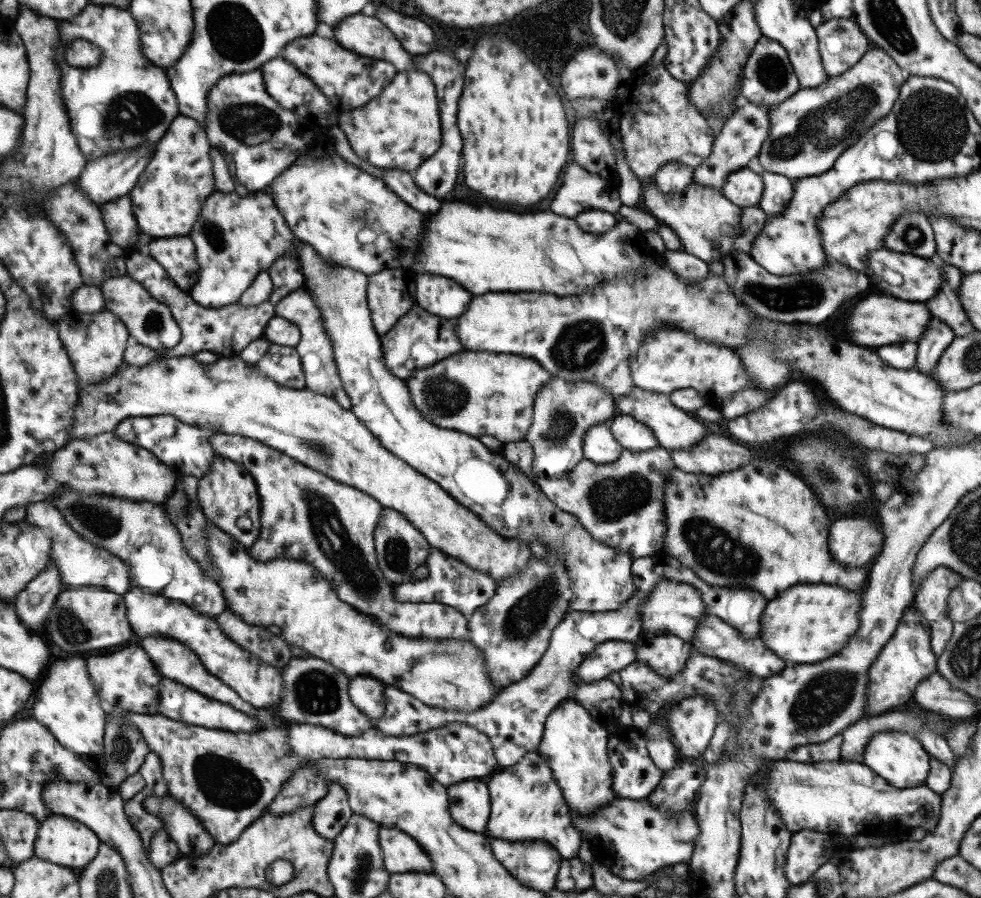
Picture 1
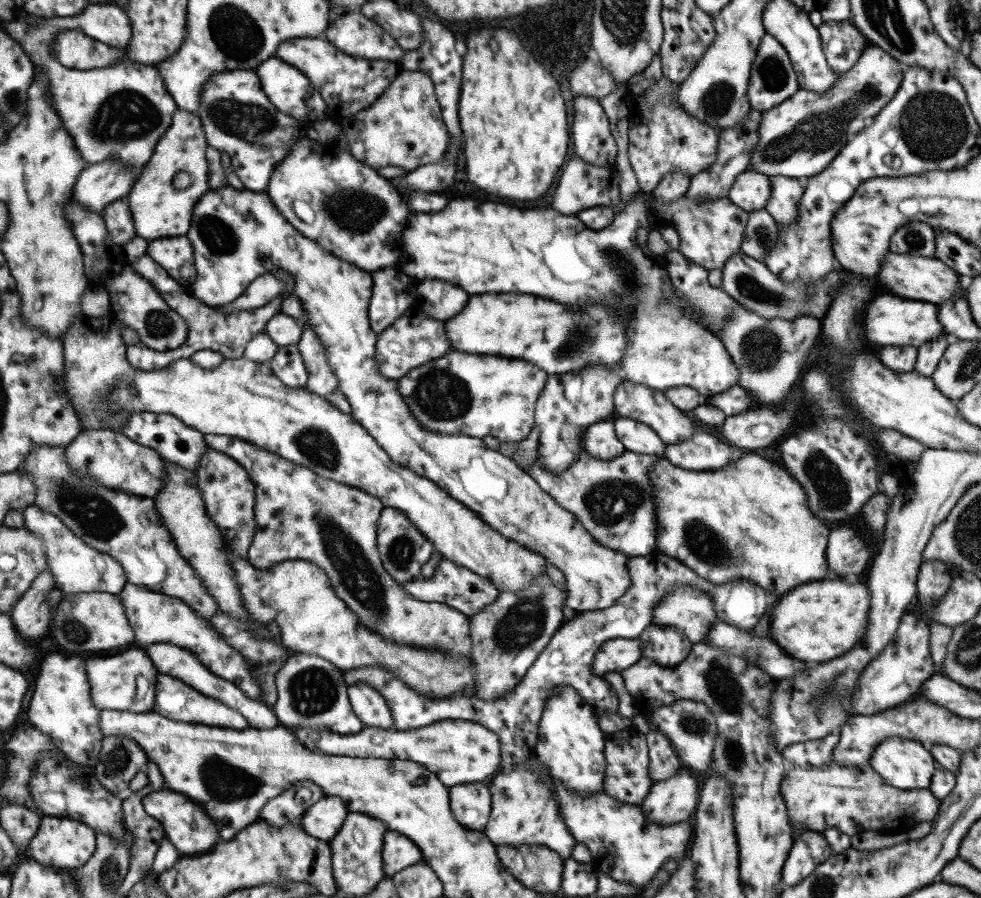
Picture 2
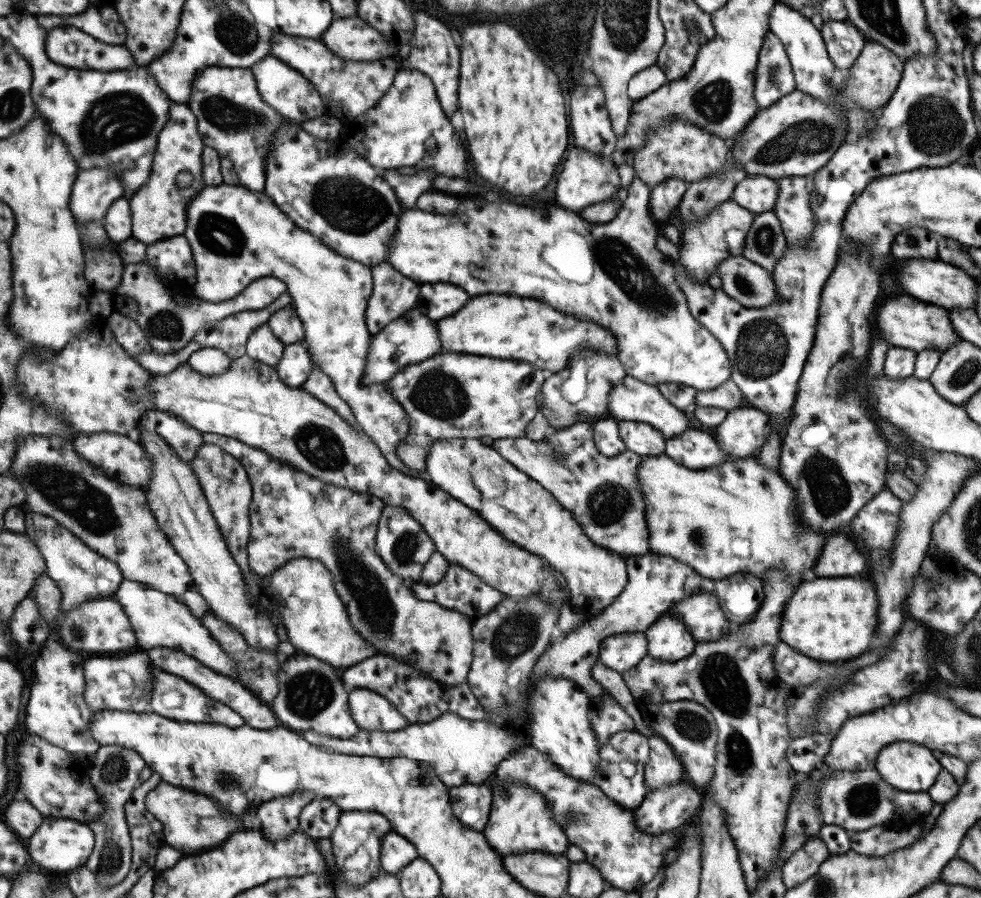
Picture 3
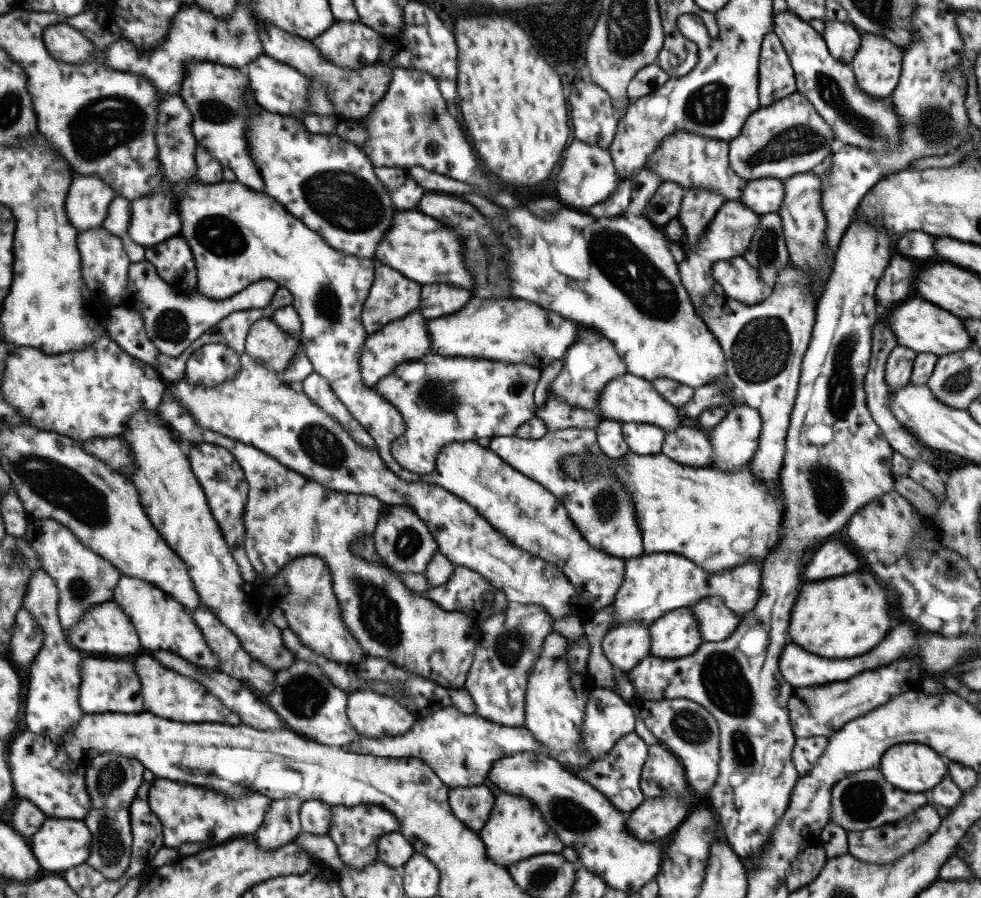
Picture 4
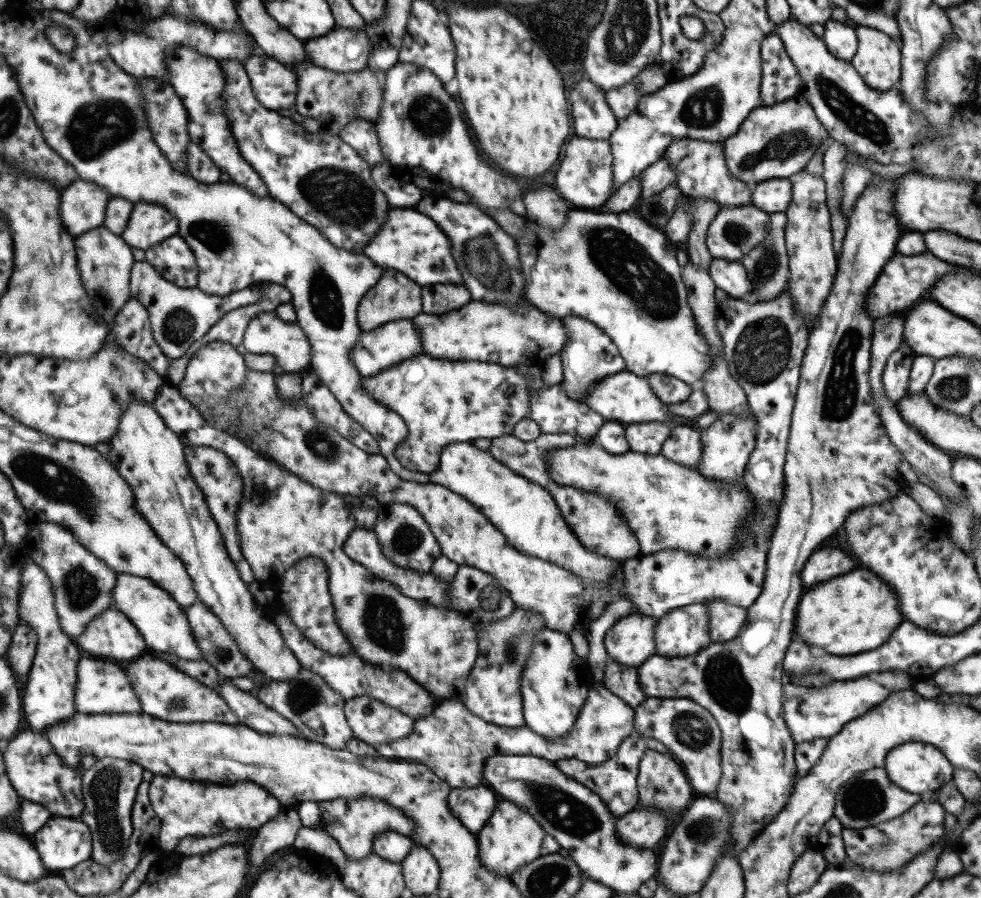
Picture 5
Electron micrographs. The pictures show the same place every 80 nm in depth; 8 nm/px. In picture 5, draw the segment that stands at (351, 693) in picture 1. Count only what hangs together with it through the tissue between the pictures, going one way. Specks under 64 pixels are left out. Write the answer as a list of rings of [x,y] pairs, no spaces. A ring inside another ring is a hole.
[[[369,697],[345,701],[343,713],[352,737],[373,746],[409,735],[414,722],[403,713]]]

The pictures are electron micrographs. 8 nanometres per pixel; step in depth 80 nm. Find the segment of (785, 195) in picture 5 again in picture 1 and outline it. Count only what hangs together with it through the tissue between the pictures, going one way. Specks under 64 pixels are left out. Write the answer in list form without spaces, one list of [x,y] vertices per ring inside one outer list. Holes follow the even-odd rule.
[[[752,166],[743,167],[727,176],[720,193],[740,209],[757,207],[763,192],[761,175]]]

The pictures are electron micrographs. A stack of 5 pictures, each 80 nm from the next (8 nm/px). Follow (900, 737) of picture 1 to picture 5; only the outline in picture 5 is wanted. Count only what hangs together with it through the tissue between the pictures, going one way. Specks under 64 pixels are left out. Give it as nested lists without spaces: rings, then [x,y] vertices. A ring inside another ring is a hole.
[[[906,742],[889,749],[883,762],[888,779],[899,788],[911,794],[921,794],[938,790],[938,788],[952,779],[953,767],[945,756],[931,745],[920,742]]]

